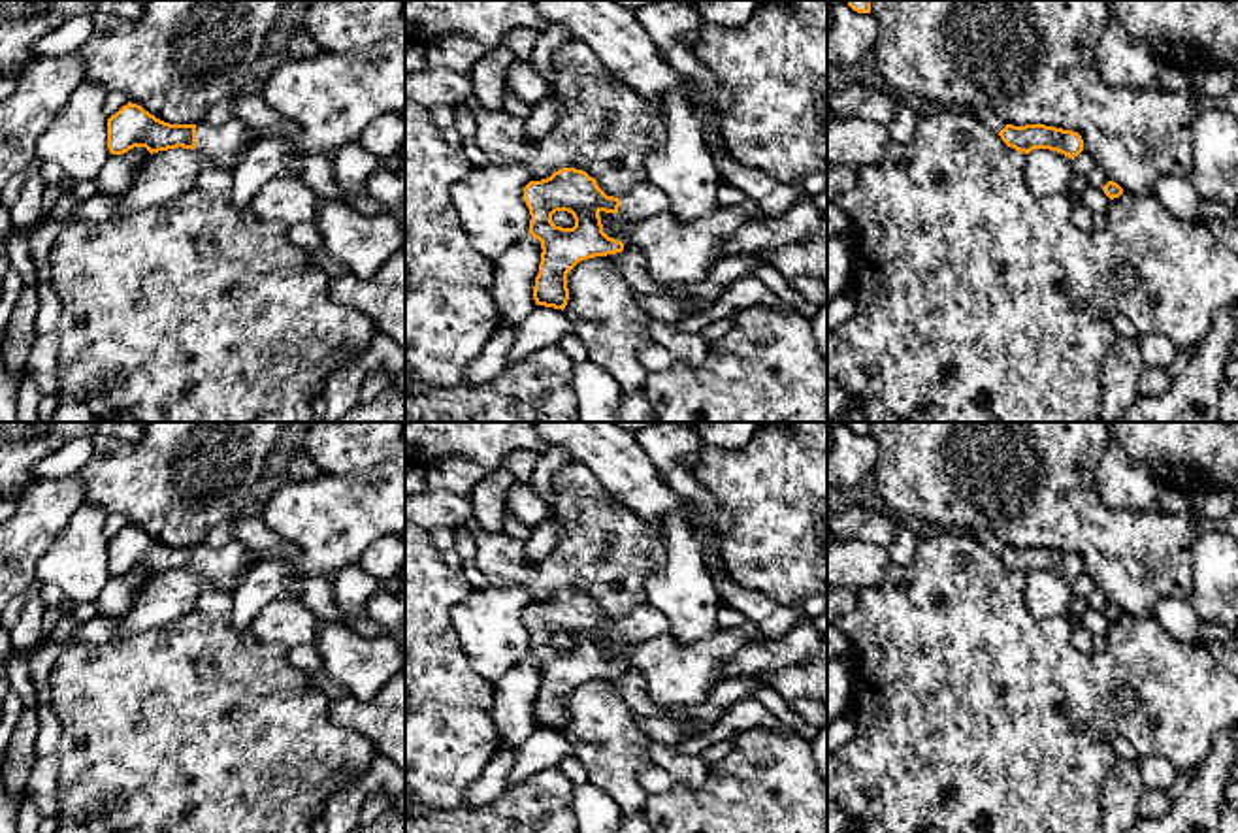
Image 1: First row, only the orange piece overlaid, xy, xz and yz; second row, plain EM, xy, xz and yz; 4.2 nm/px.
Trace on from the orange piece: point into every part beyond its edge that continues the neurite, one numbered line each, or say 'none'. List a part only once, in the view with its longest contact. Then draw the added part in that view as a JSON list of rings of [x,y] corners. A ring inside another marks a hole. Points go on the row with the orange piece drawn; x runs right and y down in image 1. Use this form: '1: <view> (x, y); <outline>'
1: xy (225, 146); [[[236,113],[222,126],[205,121],[196,124],[196,149],[213,164],[232,168],[247,149],[249,124]]]

